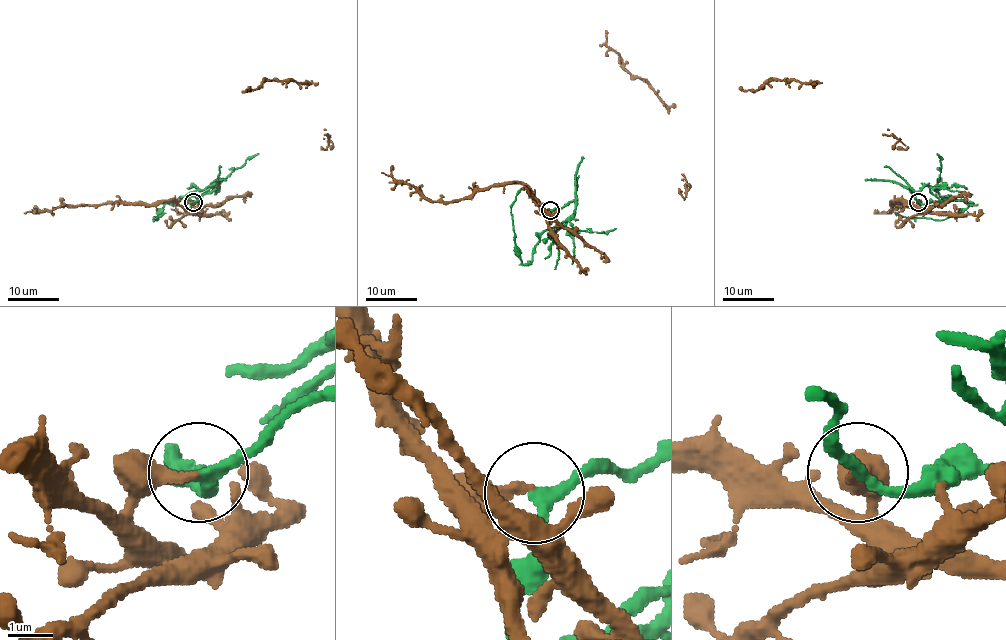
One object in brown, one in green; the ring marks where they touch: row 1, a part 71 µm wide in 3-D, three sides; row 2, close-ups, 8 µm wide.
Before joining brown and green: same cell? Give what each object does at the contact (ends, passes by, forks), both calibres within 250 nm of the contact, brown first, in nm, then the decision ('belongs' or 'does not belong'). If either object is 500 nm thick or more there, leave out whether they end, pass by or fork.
brown ends there; green passes by; 240 nm thick on the brown side, 240 nm on the other; does not belong

